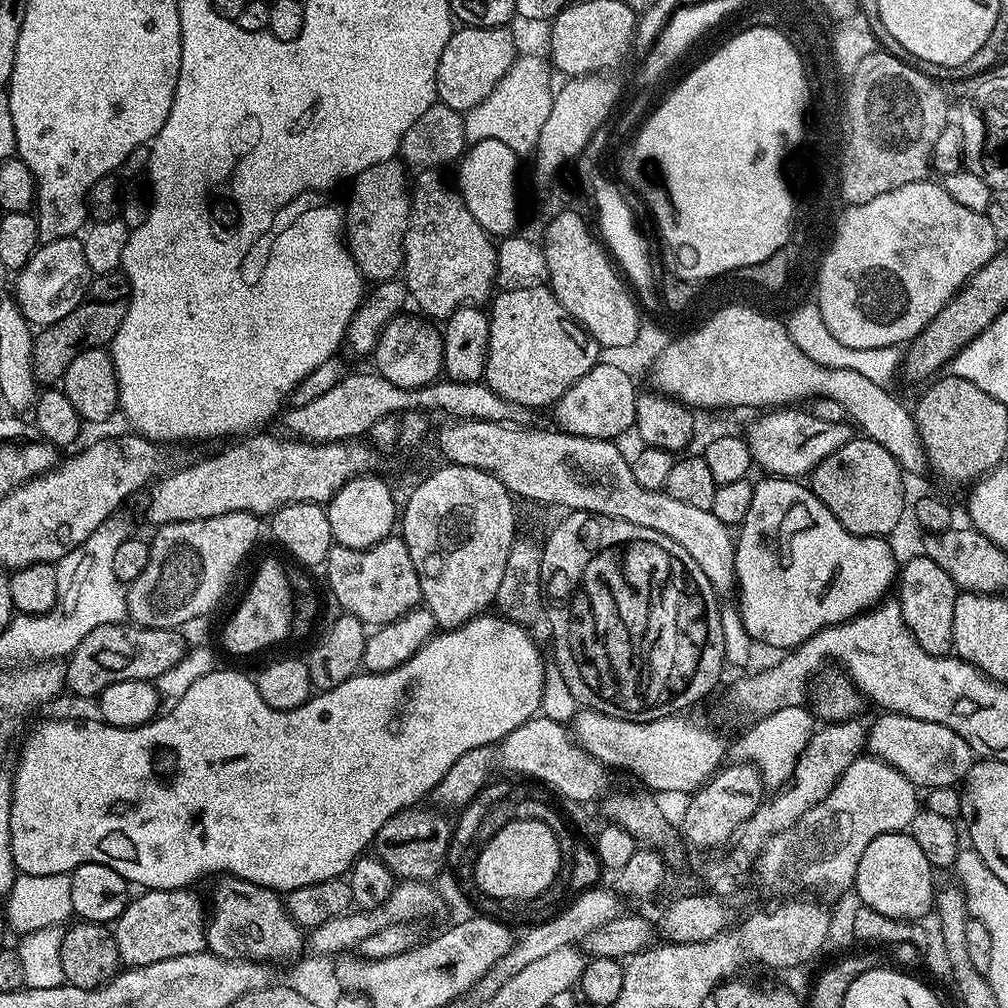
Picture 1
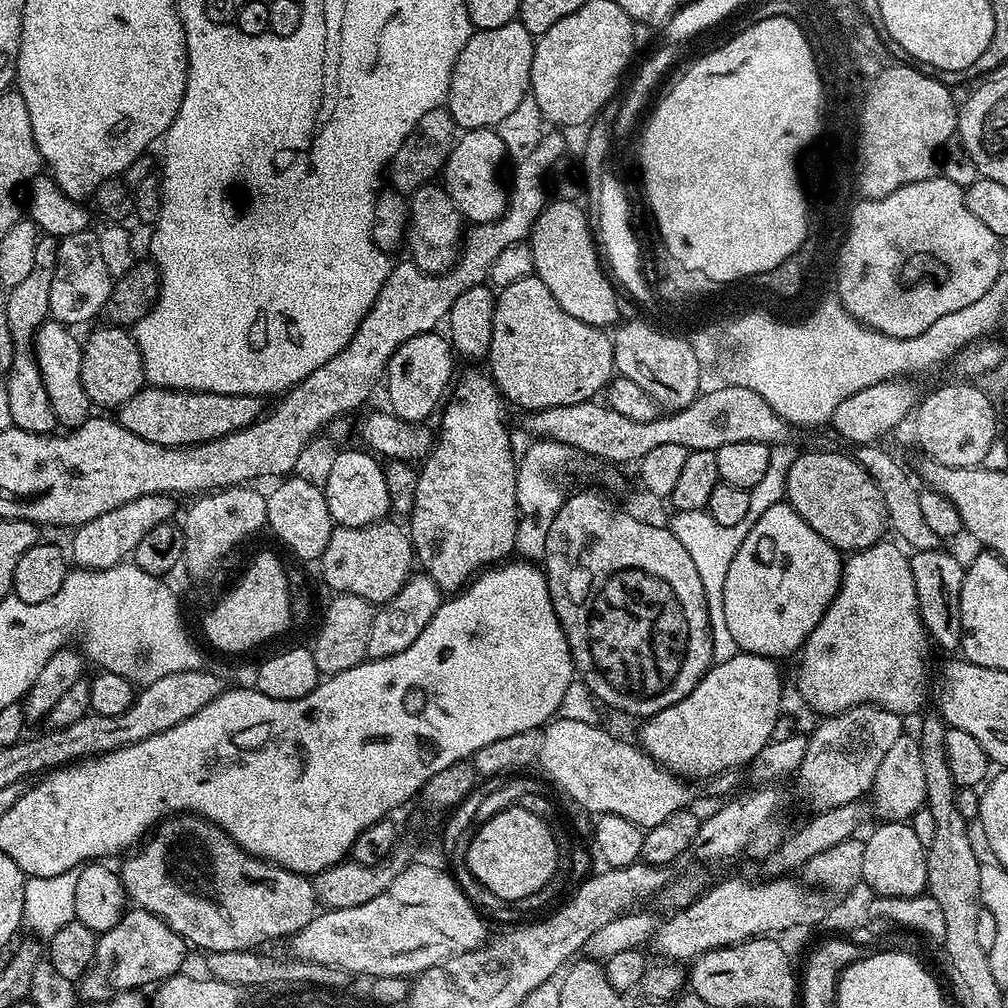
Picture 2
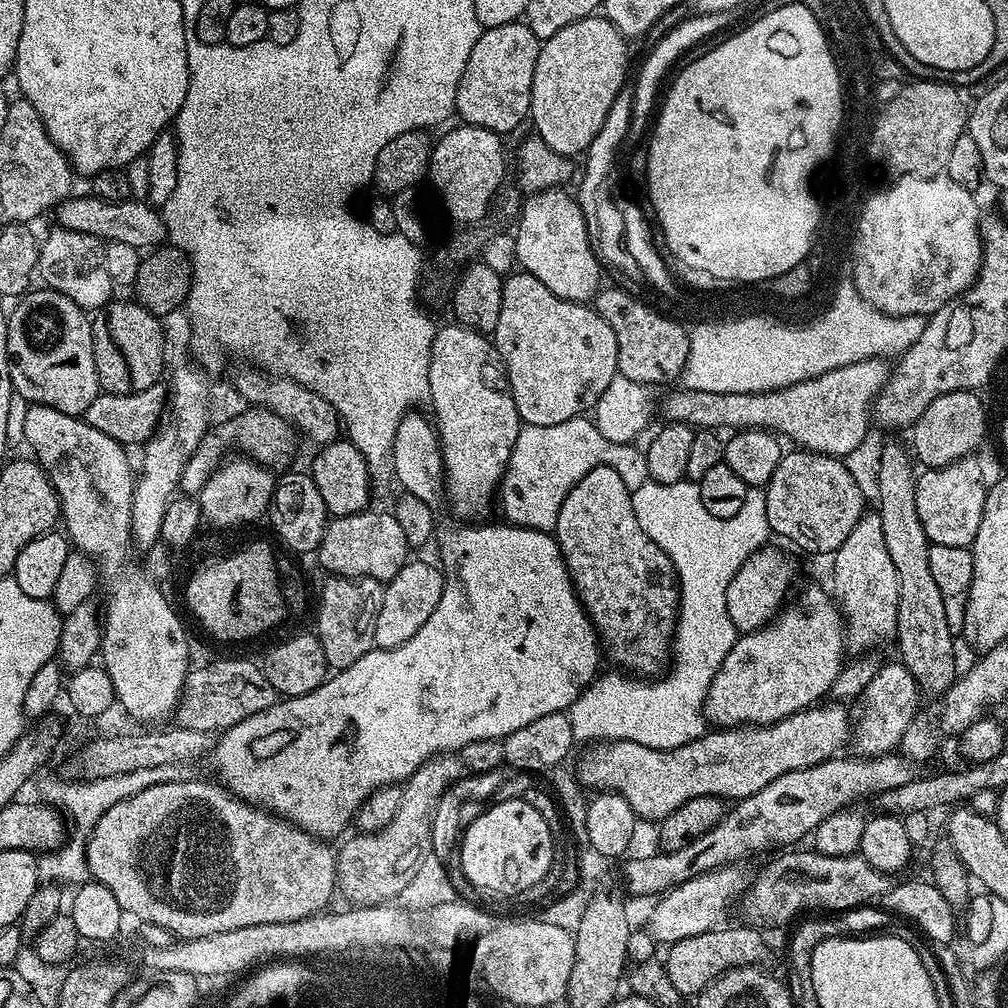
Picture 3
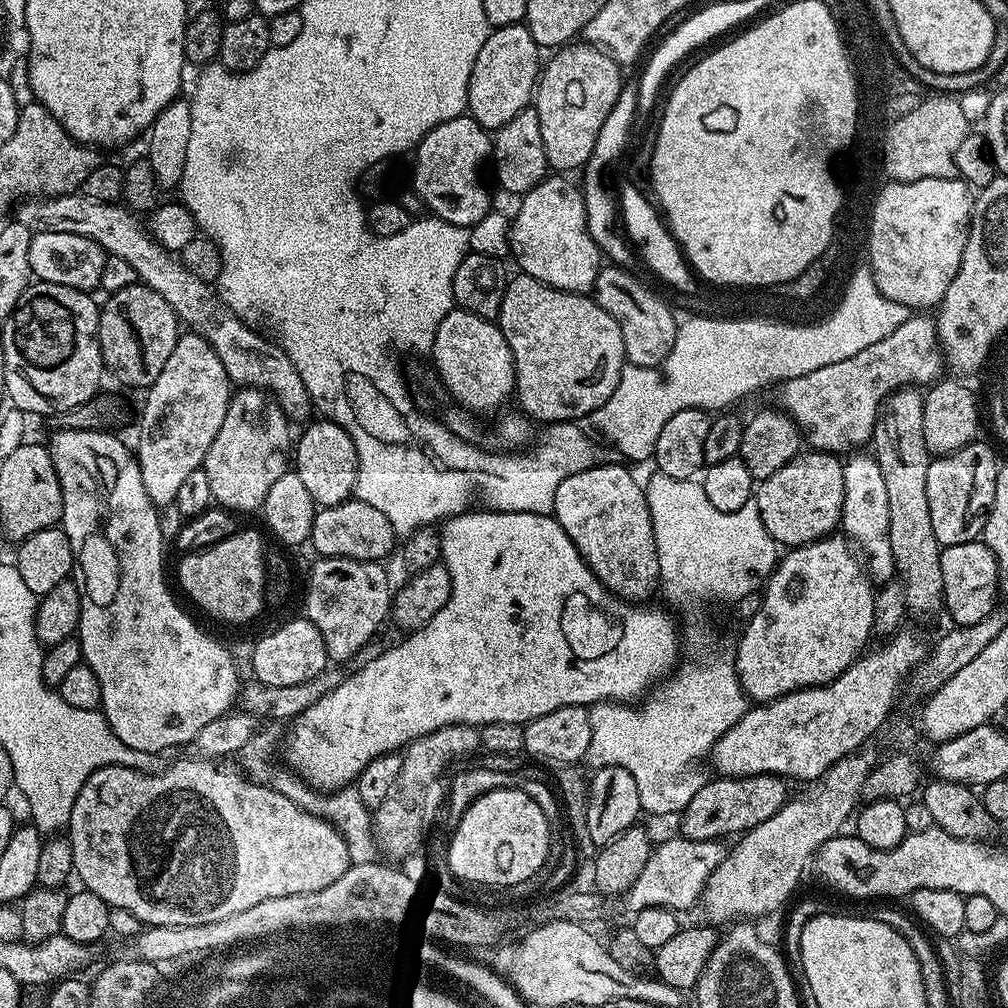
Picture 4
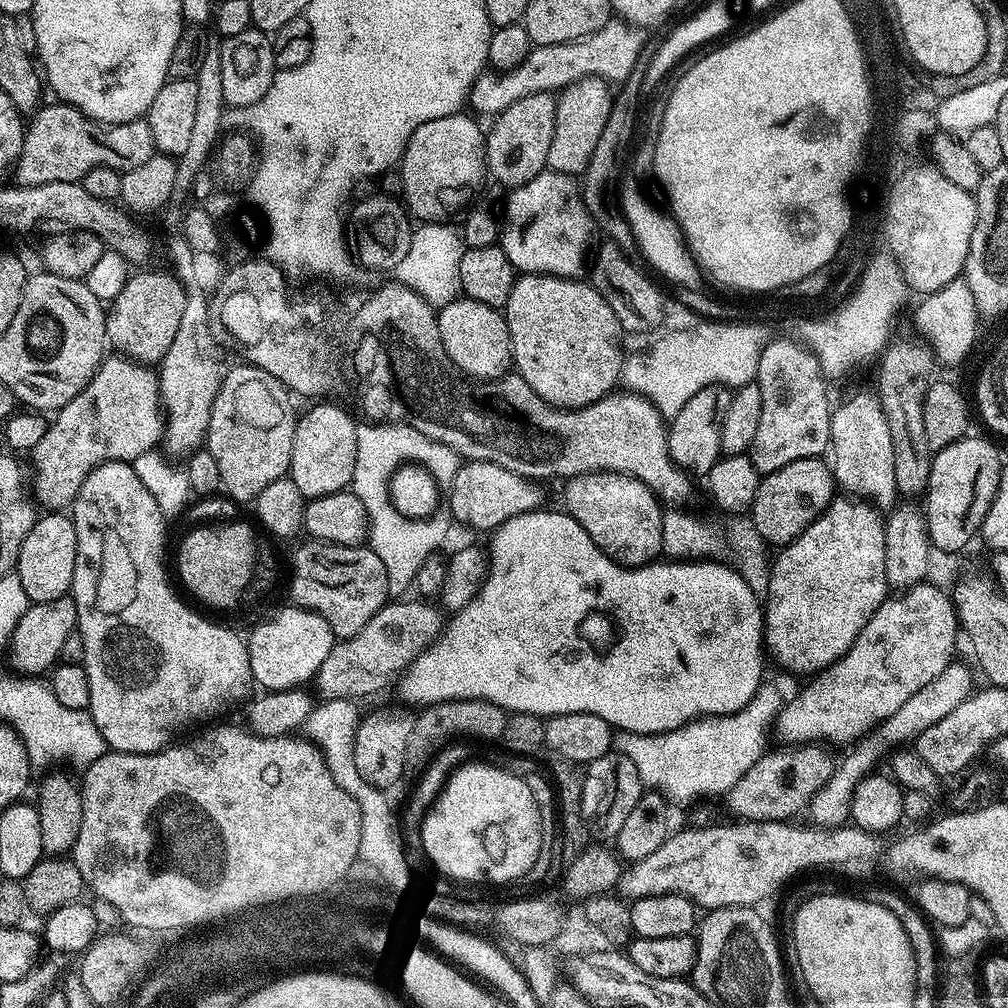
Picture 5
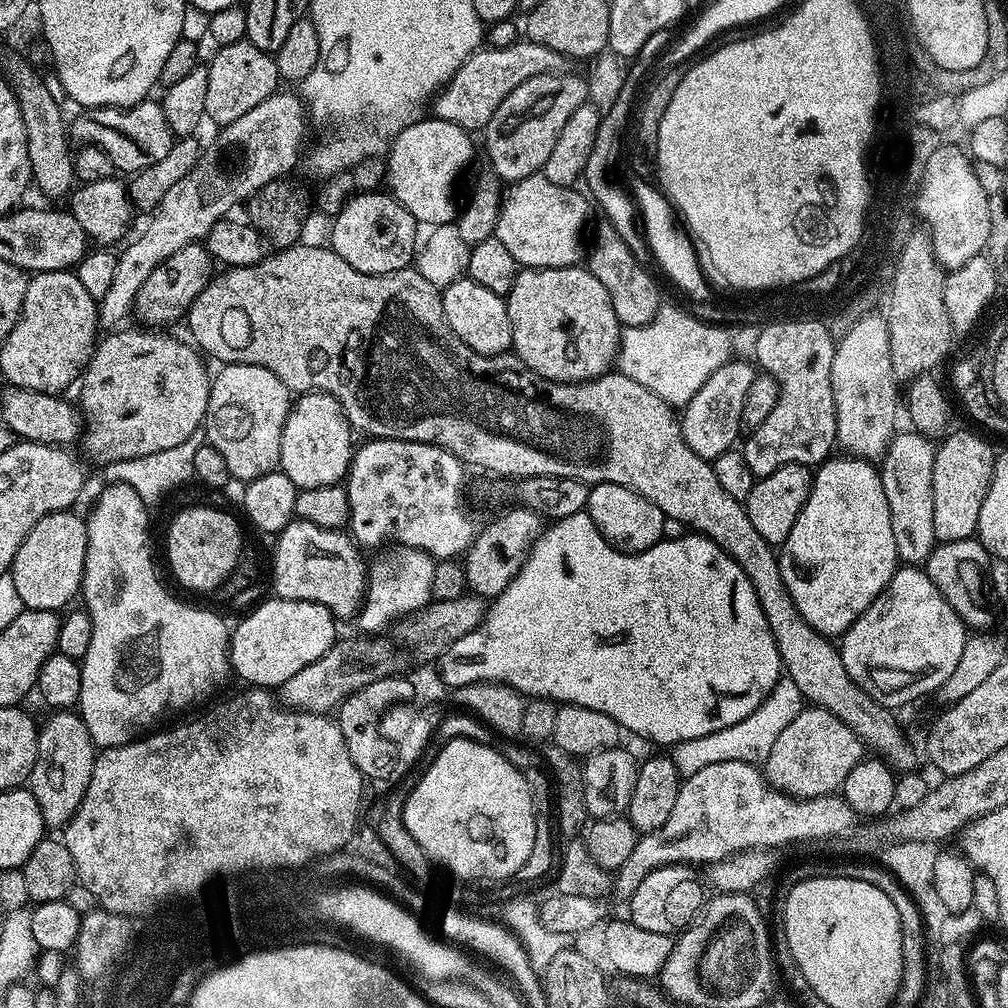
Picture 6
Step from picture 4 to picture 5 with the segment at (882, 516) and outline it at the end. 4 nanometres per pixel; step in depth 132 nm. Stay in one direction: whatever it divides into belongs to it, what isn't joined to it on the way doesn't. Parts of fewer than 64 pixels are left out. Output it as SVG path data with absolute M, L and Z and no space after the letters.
M871 391L862 392L845 404L832 408L831 456L830 467L835 483L839 487L841 484L849 492L845 492L849 497L871 502L880 510L891 509L897 503L894 448L890 446L890 430L886 426L886 416L880 409L880 401Z

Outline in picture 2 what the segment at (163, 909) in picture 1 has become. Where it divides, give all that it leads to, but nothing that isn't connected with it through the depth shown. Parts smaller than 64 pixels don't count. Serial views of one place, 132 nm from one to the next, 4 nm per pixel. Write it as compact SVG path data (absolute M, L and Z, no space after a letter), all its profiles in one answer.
M133 907L131 910L125 911L124 917L109 932L99 933L92 965L78 981L79 995L83 999L85 996L89 1002L109 1000L110 997L117 996L120 992L143 989L145 987L143 984L153 983L152 985L155 985L157 982L163 982L183 969L180 967L183 966L184 955L188 951L190 951L189 945L165 920L144 908Z

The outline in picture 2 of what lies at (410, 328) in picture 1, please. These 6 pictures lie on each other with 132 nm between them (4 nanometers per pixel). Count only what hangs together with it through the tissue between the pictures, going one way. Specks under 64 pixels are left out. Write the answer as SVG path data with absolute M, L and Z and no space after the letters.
M439 331L427 332L407 339L391 356L385 372L384 387L386 386L388 392L390 410L404 421L423 423L424 419L435 410L445 392L454 372L454 362L456 356L451 341Z

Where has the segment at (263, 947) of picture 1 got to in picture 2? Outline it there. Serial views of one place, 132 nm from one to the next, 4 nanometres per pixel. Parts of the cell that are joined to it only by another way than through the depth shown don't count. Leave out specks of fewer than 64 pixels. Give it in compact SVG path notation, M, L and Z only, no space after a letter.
M177 814L168 817L167 820L156 825L151 835L128 858L129 860L124 865L119 865L118 868L127 899L135 907L144 908L158 918L165 920L189 945L195 946L197 944L198 947L205 948L204 952L208 954L222 951L256 950L261 947L259 944L264 944L267 940L280 940L283 936L295 937L296 933L301 932L318 912L316 892L312 889L312 880L309 877L301 876L298 872L287 872L285 868L280 868L274 863L262 860L259 856L251 856L246 849L240 847L239 844L235 844L218 825L212 824L209 820L203 820L200 816Z

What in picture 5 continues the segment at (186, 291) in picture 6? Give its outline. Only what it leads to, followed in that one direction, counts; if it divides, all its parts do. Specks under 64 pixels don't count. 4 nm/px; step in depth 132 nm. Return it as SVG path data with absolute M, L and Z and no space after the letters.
M136 270L129 275L126 286L122 286L122 294L110 302L104 325L108 331L107 343L120 351L117 353L137 364L156 366L170 348L181 324L186 294L183 285L169 271L144 271L148 270Z

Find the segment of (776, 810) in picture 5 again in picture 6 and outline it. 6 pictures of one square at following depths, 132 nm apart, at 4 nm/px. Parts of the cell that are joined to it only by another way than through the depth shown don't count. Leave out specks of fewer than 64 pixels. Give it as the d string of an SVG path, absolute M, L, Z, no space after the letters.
M806 706L798 718L778 734L774 750L770 750L762 765L762 775L770 787L795 800L830 796L843 789L846 774L854 770L865 752L864 744L849 730L846 722L830 714L830 710Z

